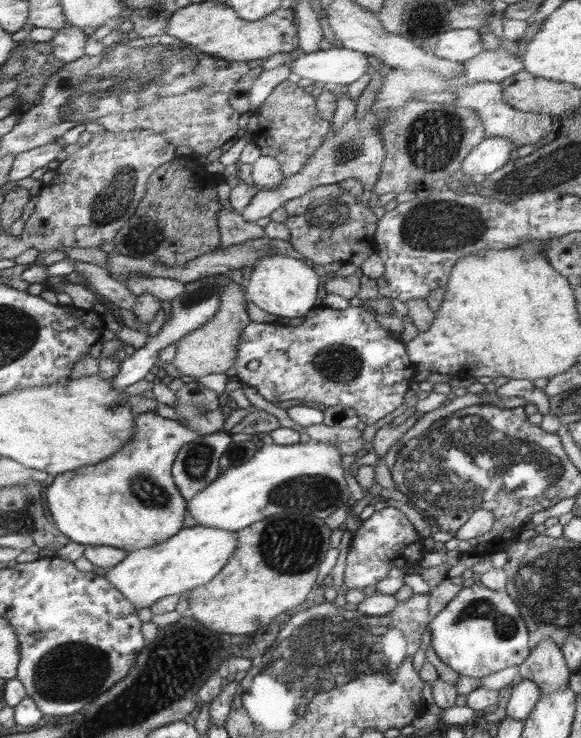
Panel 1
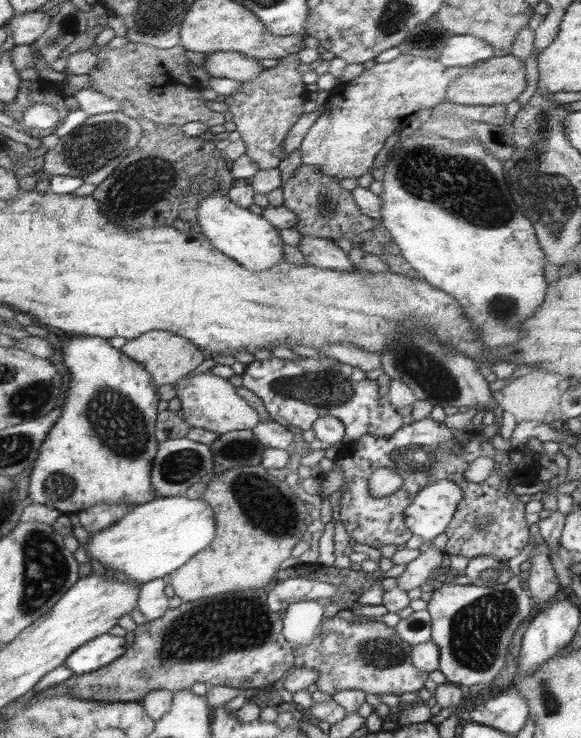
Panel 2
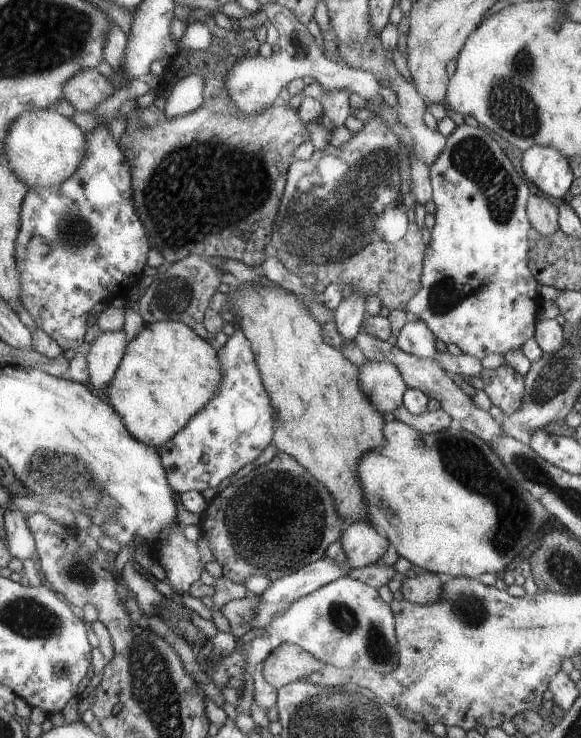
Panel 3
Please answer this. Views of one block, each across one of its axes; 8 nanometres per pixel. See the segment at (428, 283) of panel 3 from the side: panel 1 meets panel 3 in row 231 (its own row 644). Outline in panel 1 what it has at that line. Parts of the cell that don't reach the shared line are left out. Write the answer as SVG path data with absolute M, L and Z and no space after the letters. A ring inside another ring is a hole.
M480 582L463 590L431 622L431 646L436 655L458 675L482 679L509 667L518 667L530 655L527 621L519 606L505 590L489 590Z

